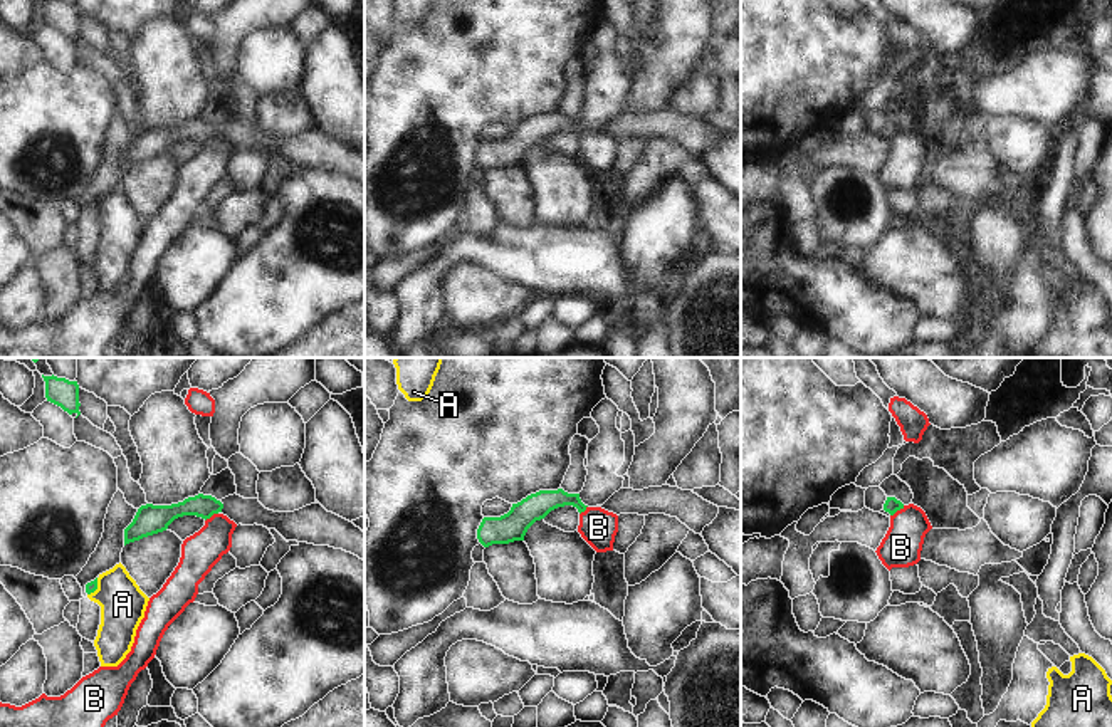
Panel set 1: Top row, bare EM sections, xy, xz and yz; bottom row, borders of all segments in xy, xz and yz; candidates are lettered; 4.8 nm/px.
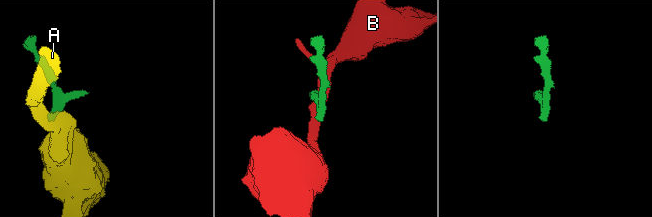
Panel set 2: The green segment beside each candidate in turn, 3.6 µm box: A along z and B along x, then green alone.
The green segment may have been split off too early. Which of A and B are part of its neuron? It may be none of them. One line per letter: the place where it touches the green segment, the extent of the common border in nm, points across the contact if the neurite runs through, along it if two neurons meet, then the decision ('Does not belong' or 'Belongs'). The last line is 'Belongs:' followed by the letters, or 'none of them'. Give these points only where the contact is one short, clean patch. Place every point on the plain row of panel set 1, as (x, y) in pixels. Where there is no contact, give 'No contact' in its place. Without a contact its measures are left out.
A: Touches green at xy (96, 212). Shared border 100 nm. Boundary: xy (98, 202), (98, 210), (88, 219). Does not belong
B: Touches green at yz (897, 133). Shared border 90 nm. Boundary: yz (904, 130), (891, 140). Does not belong
Belongs: none of them.

